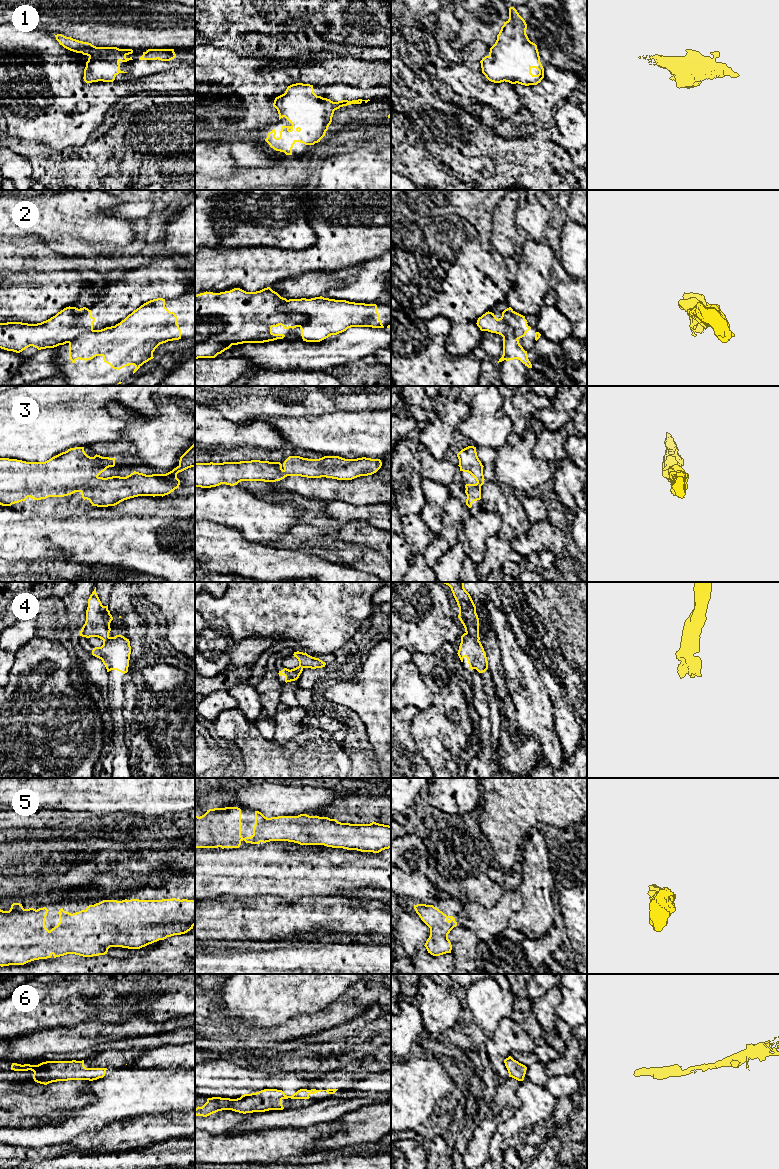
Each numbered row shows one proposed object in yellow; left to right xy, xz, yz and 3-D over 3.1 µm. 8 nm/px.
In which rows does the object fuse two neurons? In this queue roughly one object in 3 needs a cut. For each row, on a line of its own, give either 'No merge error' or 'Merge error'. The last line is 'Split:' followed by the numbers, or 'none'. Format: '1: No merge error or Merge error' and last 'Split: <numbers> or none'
1: No merge error
2: Merge error
3: No merge error
4: No merge error
5: No merge error
6: No merge error
Split: 2

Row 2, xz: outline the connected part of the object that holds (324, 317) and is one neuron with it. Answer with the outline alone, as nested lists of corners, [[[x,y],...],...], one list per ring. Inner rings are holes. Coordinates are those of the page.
[[[320,296],[311,299],[289,299],[279,307],[279,312],[305,318],[305,322],[299,327],[302,339],[306,342],[320,342],[351,327],[384,328],[376,304],[355,303]]]

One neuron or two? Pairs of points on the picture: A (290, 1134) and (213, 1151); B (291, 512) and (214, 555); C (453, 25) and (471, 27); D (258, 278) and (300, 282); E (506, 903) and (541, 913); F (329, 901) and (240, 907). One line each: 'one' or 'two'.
A: one
B: two
C: two
D: two
E: two
F: one

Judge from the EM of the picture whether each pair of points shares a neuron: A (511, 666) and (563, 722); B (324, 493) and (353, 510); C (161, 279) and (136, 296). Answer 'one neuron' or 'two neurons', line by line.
A: two neurons
B: two neurons
C: one neuron

